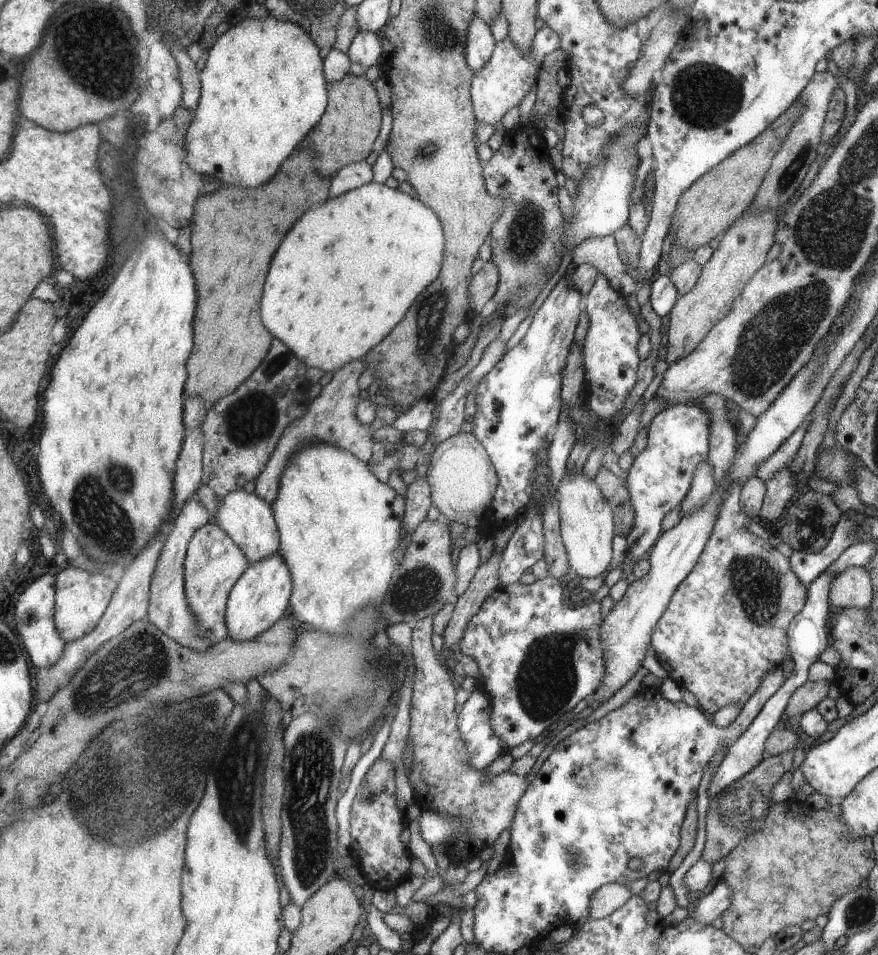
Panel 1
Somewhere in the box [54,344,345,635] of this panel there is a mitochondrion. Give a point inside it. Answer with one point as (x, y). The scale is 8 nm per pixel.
(111, 536)

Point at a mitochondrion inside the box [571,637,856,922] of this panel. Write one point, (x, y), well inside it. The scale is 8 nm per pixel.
(741, 808)

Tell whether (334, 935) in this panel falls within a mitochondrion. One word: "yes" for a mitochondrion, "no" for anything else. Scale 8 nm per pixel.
no

